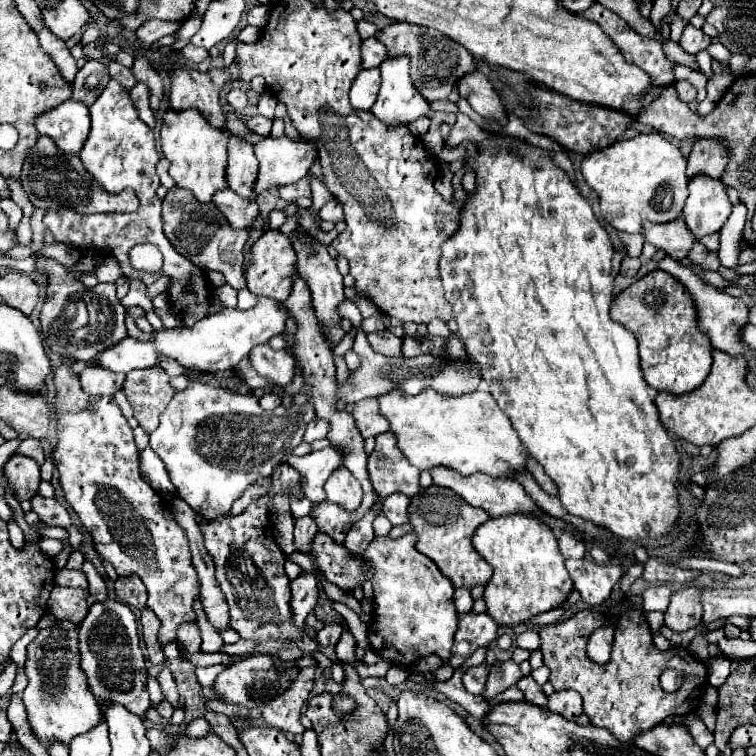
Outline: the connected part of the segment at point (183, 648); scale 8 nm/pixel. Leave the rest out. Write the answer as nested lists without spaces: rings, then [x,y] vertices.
[[[182,623],[178,627],[178,645],[180,645],[180,653],[182,655],[190,655],[190,653],[198,653],[200,651],[200,629],[196,623]]]

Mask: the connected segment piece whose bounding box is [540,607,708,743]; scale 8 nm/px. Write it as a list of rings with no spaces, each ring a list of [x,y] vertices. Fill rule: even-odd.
[[[584,609],[572,615],[568,621],[546,625],[540,629],[542,639],[542,655],[544,665],[550,669],[550,683],[556,691],[574,689],[582,697],[582,711],[588,715],[590,723],[596,727],[608,729],[618,741],[630,743],[642,731],[648,731],[660,725],[666,717],[672,715],[688,715],[698,707],[702,687],[708,683],[708,669],[702,661],[698,661],[688,649],[674,651],[658,651],[652,645],[650,625],[642,615],[642,609],[626,609],[620,613],[616,623],[614,647],[610,661],[606,665],[598,665],[586,655],[586,641],[594,627],[602,627],[606,617]],[[666,667],[682,669],[686,675],[686,683],[676,693],[664,693],[658,681],[658,675]],[[692,675],[692,683],[688,677]]]

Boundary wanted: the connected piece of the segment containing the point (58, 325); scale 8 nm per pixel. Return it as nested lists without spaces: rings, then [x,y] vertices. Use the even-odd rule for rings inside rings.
[[[34,253],[34,257],[36,269],[48,271],[48,295],[40,313],[40,321],[42,321],[42,337],[54,353],[70,353],[74,359],[92,361],[98,353],[120,343],[128,335],[124,323],[126,307],[116,297],[114,283],[98,283],[96,287],[90,287],[88,299],[88,287],[84,287],[60,263],[42,257],[40,253]]]

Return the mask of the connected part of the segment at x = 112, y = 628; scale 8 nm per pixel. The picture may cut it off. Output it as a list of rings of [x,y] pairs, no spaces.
[[[110,599],[92,603],[78,625],[78,653],[80,669],[84,671],[90,693],[98,699],[100,707],[106,703],[120,703],[138,717],[150,709],[150,697],[146,691],[146,659],[140,649],[138,627],[130,607]]]

